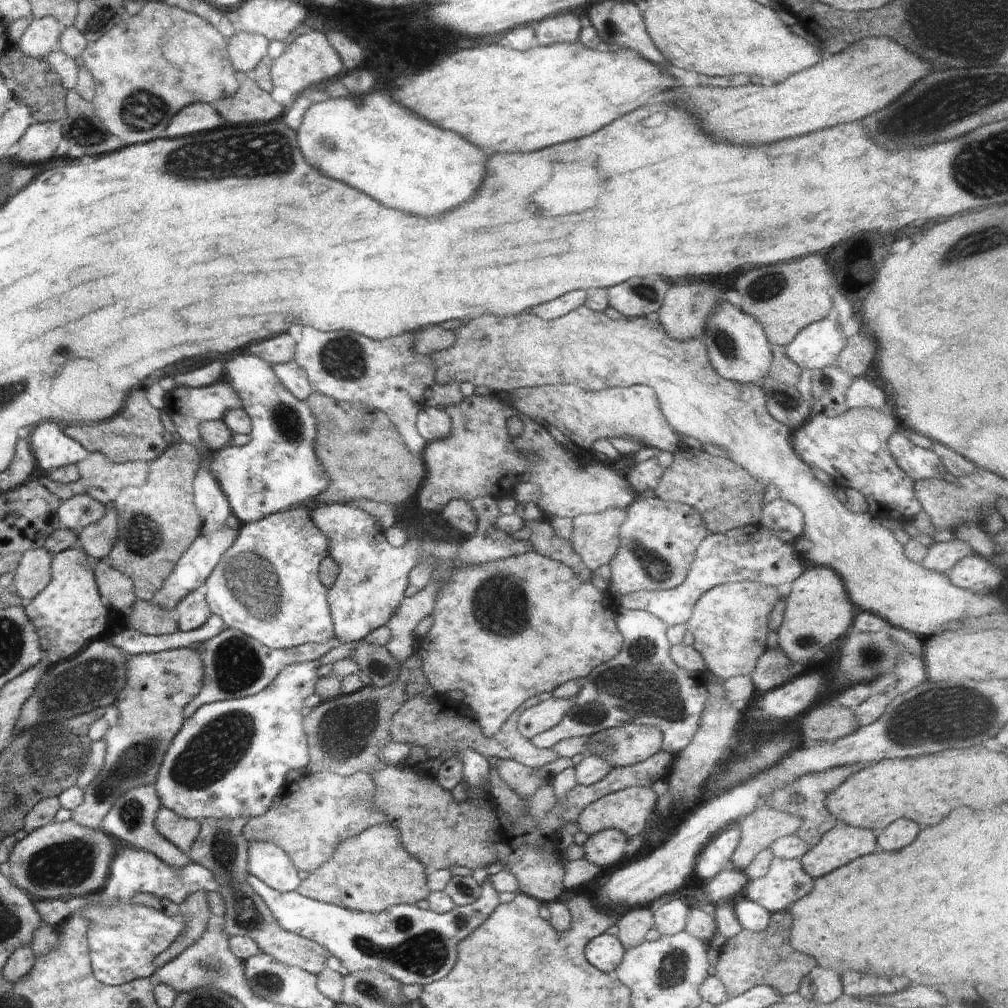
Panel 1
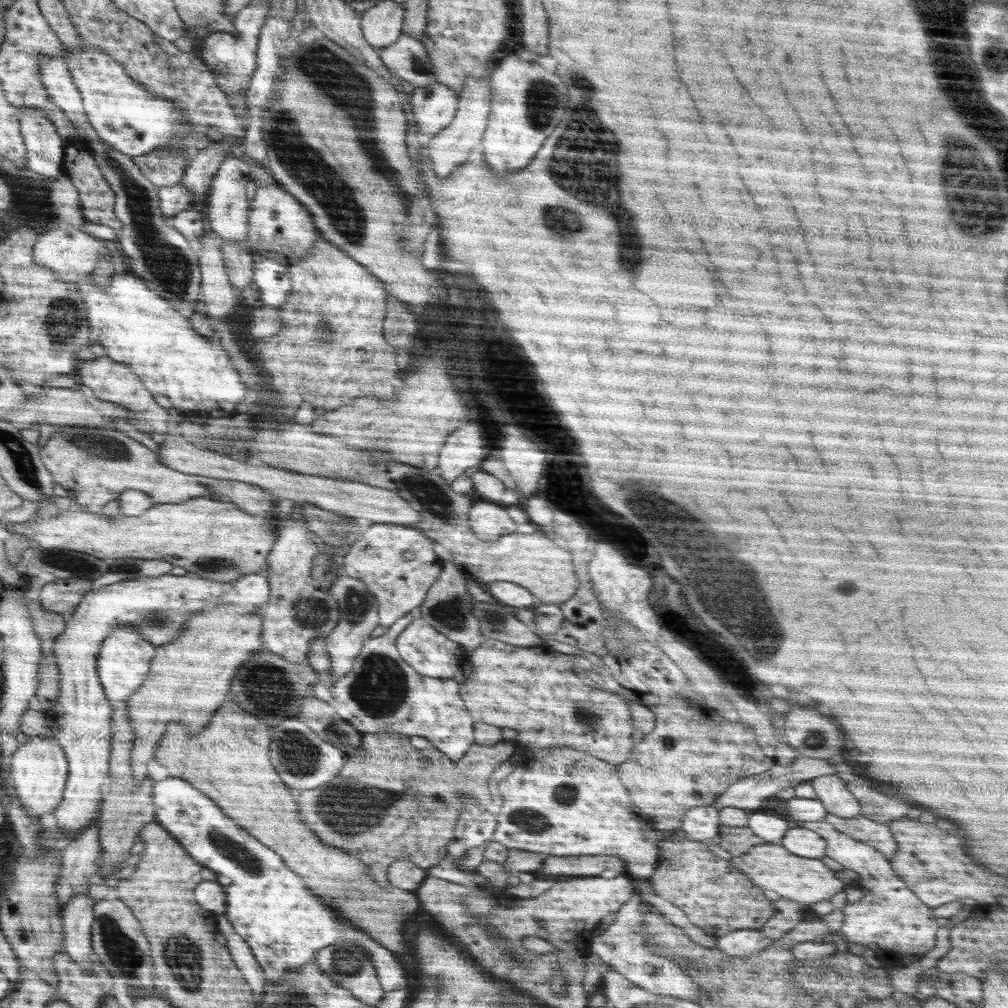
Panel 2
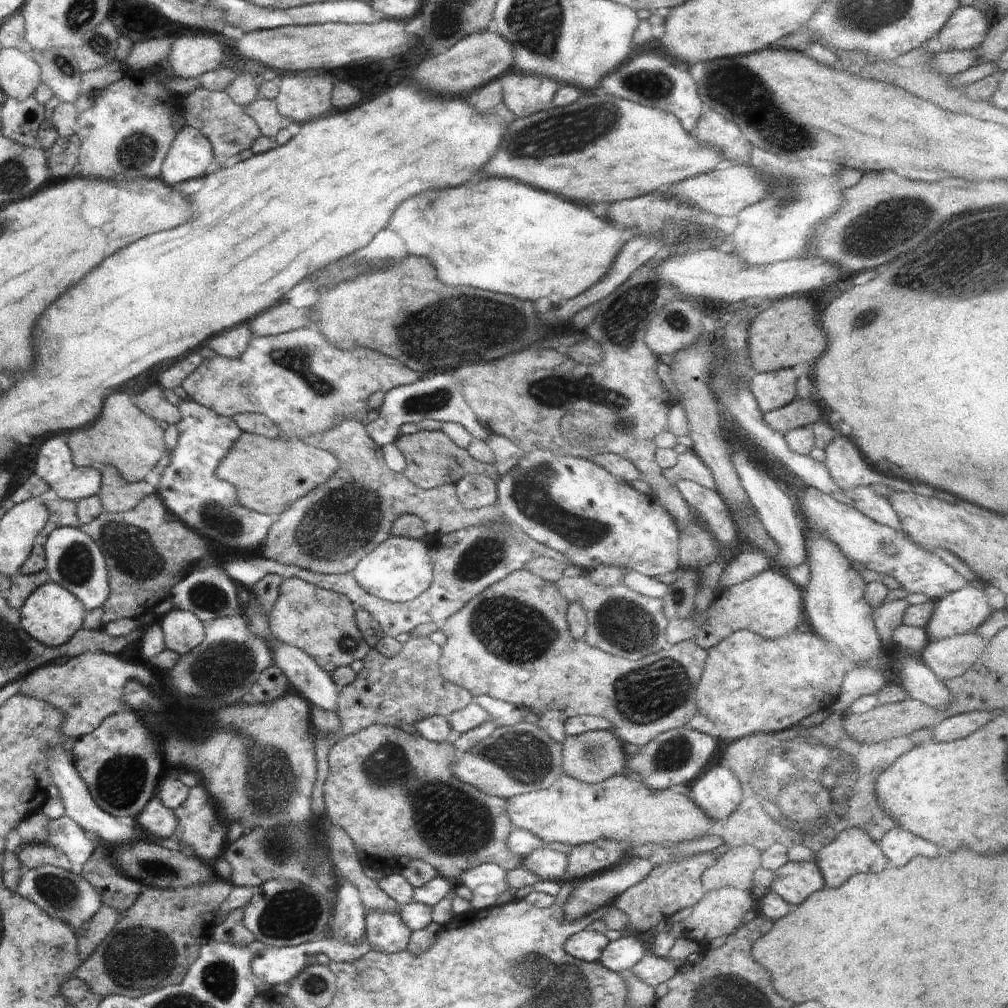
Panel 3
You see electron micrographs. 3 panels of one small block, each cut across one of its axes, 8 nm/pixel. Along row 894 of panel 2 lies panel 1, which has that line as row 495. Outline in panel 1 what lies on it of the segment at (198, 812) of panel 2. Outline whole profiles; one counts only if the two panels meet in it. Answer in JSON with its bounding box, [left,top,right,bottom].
[210,356,330,525]

